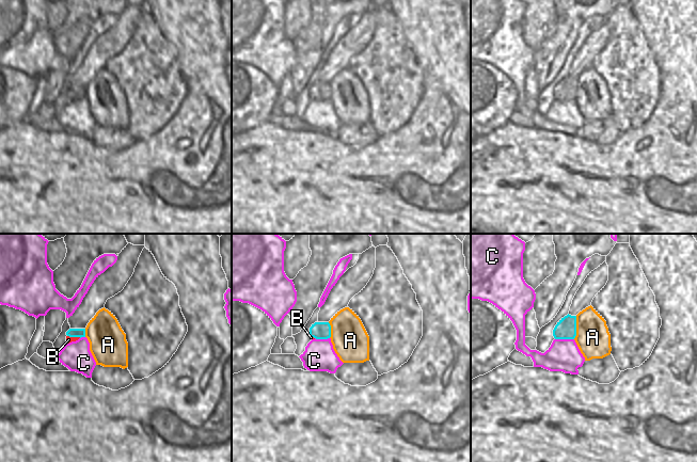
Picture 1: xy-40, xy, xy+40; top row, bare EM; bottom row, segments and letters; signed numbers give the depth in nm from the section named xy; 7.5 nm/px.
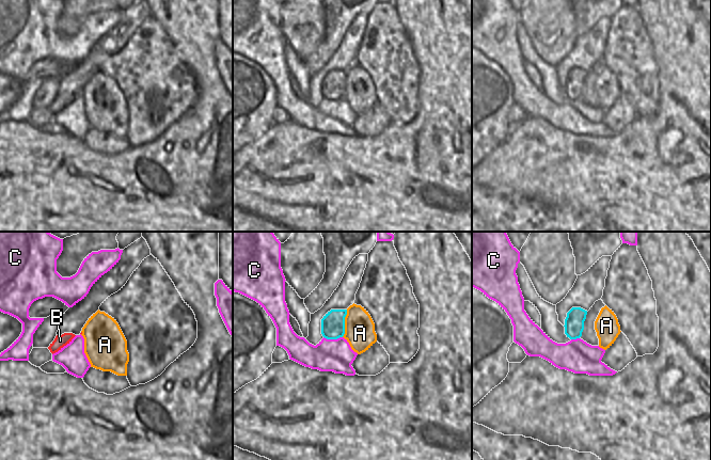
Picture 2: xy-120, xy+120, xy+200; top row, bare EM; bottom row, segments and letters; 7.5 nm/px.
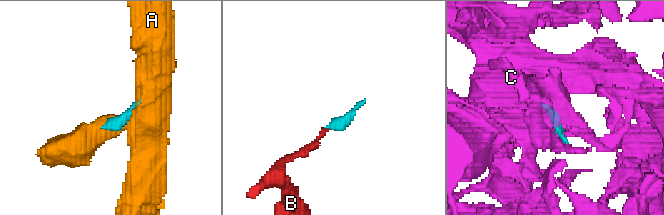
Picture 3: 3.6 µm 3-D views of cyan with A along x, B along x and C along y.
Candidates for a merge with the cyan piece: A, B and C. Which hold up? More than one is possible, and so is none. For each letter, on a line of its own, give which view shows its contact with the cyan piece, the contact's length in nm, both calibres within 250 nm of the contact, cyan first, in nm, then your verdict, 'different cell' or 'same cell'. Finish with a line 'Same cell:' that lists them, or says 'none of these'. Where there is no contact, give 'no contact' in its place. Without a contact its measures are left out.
A: xy+40 | 180 nm | 160/260 nm | different cell
B: xy-40 | 110 nm | 70/50 nm | same cell
C: xy+40 | 140 nm | 160/240 nm | different cell
Same cell: B

